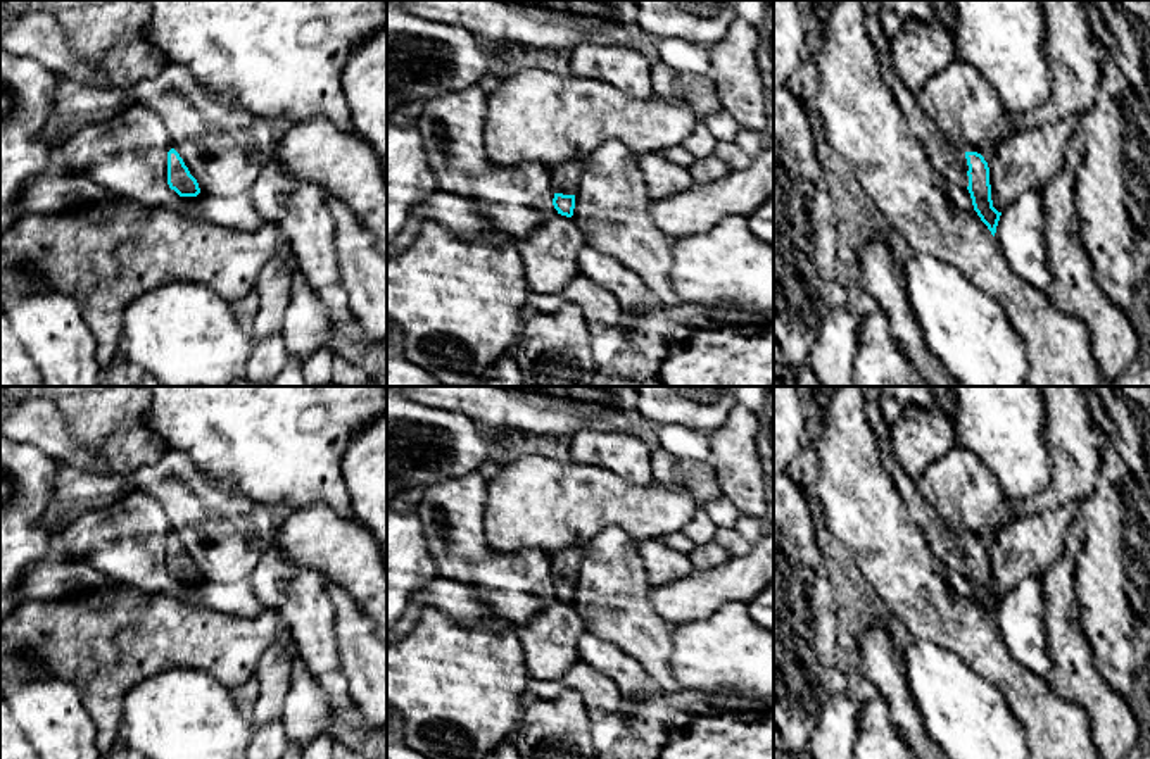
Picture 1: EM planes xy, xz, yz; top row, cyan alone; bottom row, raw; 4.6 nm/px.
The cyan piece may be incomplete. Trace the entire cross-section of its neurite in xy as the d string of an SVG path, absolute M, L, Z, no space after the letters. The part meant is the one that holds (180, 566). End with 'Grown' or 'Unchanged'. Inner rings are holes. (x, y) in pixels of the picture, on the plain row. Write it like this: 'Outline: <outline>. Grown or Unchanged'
Outline: M174 535L167 538L167 571L180 583L197 583L200 580L197 566L190 561L188 554Z. Unchanged

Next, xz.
Outline: M559 549L551 554L553 557L553 592L558 600L572 604L575 595L575 581L580 571L584 550L582 549Z. Grown

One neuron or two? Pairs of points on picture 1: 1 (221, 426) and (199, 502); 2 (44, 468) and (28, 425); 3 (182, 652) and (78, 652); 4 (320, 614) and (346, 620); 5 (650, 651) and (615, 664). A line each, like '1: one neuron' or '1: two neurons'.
1: two neurons
2: two neurons
3: one neuron
4: two neurons
5: two neurons

